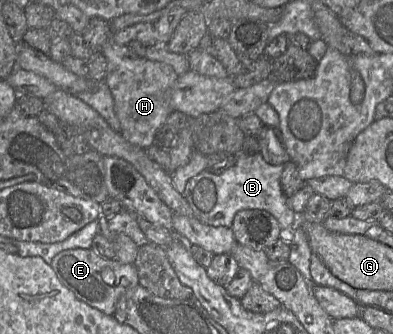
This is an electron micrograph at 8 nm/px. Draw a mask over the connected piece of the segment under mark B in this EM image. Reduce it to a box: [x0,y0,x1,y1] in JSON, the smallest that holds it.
[182,153,299,233]

